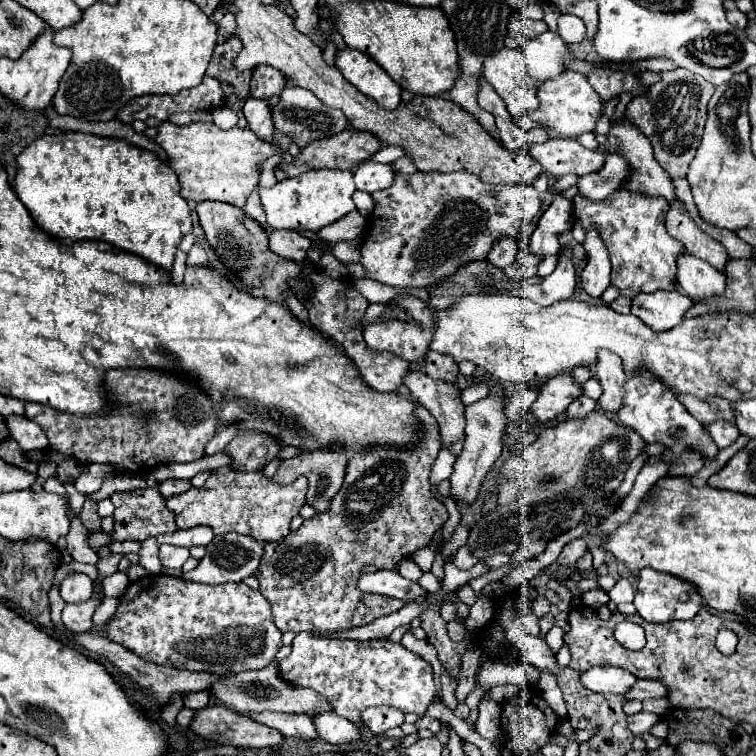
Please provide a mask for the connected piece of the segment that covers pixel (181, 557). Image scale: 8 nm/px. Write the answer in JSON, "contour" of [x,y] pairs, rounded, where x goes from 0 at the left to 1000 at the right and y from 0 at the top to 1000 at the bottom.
{"contour":[[[216,720],[210,725],[210,741],[213,741],[216,751],[239,751],[247,738],[250,738],[250,728],[247,725],[224,722],[224,720]]]}

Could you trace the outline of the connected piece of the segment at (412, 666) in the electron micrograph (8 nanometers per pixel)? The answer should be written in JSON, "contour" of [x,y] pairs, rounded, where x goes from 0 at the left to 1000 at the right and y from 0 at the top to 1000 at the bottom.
{"contour":[[[396,836],[388,847],[385,868],[369,876],[369,884],[377,899],[409,907],[438,923],[443,942],[467,952],[480,966],[480,979],[493,976],[493,971],[485,968],[485,960],[475,952],[480,937],[512,931],[560,947],[567,931],[578,923],[570,878],[554,865],[541,862],[530,849],[517,847],[448,847],[417,841],[414,836]]]}

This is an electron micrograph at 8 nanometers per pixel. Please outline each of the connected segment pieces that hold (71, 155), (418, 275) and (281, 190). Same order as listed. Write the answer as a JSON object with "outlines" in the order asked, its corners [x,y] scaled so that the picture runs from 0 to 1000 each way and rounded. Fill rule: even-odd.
{"outlines":[[[[91,175],[91,177],[81,177],[81,180],[67,180],[67,177],[60,177],[57,183],[46,185],[41,193],[36,193],[25,206],[22,206],[22,235],[20,235],[20,254],[25,259],[25,265],[36,272],[41,288],[46,291],[46,296],[52,302],[57,302],[62,310],[67,310],[75,320],[81,323],[97,323],[102,317],[134,317],[134,320],[142,320],[142,323],[149,323],[165,333],[173,333],[173,336],[181,336],[187,341],[192,341],[197,349],[208,352],[208,354],[216,354],[216,357],[226,357],[226,349],[229,349],[229,341],[231,341],[231,333],[237,331],[237,320],[242,312],[247,312],[253,307],[253,283],[250,283],[250,272],[247,267],[237,259],[237,238],[231,233],[231,228],[224,225],[224,220],[210,209],[205,206],[202,201],[197,198],[189,198],[189,196],[181,196],[181,193],[173,193],[168,185],[157,185],[157,183],[131,183],[131,180],[123,180],[123,177],[107,177],[107,175]]],[[[549,228],[544,233],[525,230],[522,241],[515,249],[501,251],[491,259],[496,265],[496,278],[485,296],[488,307],[478,320],[478,349],[485,357],[485,368],[501,370],[515,378],[552,381],[578,376],[581,370],[599,365],[612,349],[642,344],[663,315],[684,317],[689,302],[700,296],[716,275],[716,262],[702,243],[649,246],[620,228]]],[[[409,225],[390,235],[377,235],[366,241],[361,249],[343,251],[345,270],[353,283],[353,296],[358,302],[388,302],[388,304],[409,304],[419,307],[427,299],[440,296],[454,288],[464,278],[470,278],[467,267],[467,230],[459,225]]]]}

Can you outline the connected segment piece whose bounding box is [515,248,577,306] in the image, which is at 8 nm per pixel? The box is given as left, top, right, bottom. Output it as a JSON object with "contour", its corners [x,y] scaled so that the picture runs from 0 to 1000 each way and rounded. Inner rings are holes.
{"contour":[[[742,328],[737,339],[739,347],[729,365],[718,368],[710,378],[692,378],[681,384],[681,389],[697,392],[718,405],[726,405],[737,397],[753,397],[763,376],[763,362],[758,354],[758,333],[755,328]]]}

